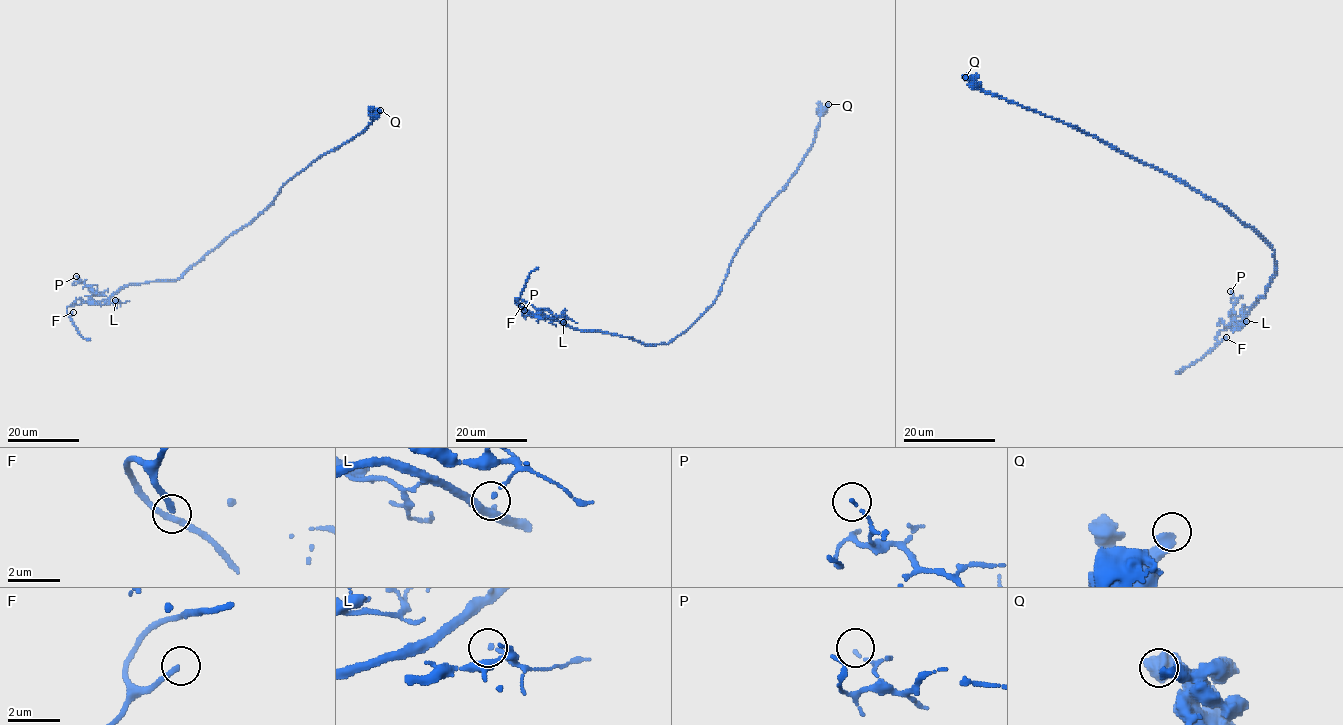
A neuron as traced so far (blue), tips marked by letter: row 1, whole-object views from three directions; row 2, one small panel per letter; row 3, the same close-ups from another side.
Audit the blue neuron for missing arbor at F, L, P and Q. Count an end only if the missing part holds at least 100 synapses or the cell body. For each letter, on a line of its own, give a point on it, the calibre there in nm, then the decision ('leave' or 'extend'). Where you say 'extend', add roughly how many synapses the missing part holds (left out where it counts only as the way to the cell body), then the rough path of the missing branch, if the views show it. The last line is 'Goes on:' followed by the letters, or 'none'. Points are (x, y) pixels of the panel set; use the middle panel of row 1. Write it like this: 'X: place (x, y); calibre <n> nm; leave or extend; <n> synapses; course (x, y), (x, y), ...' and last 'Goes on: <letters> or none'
F: place (521, 306); calibre 200 nm; extend; course (521, 306), (536, 326), (536, 335)
L: place (563, 322); calibre 130 nm; leave
P: place (524, 310); calibre 100 nm; leave
Q: place (828, 104); calibre 440 nm; leave
Goes on: F

